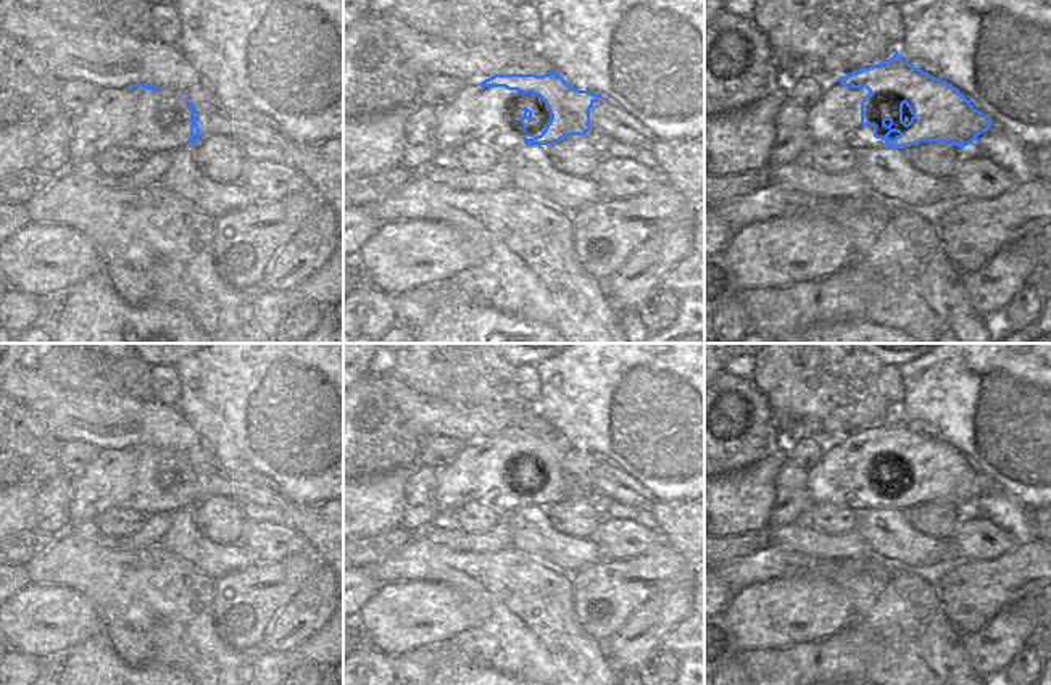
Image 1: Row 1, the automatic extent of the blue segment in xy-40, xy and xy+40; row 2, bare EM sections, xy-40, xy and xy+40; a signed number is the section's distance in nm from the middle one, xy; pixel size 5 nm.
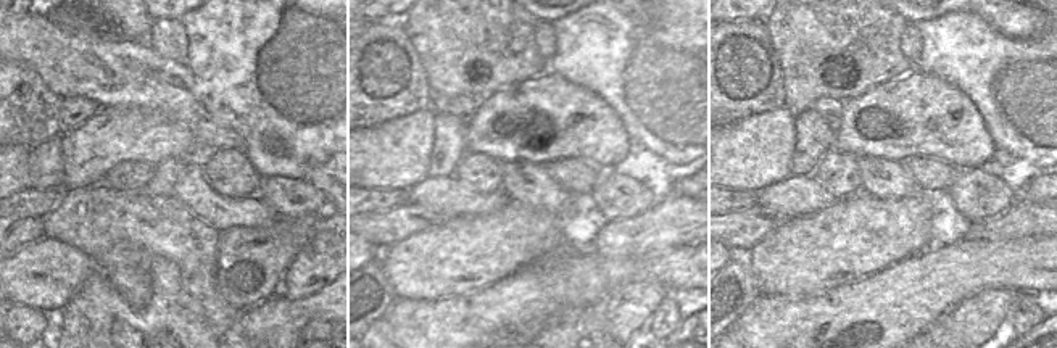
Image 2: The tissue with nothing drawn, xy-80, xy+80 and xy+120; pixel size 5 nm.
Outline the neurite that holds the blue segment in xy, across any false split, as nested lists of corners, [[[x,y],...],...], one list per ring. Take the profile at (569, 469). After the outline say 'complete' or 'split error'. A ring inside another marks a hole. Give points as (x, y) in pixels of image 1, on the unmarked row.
[[[556,432],[537,435],[495,435],[480,445],[464,445],[443,469],[435,471],[435,504],[443,521],[466,503],[479,503],[501,516],[524,506],[553,506],[590,492],[590,469],[601,455],[572,448]]]; split error

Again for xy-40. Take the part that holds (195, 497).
[[[132,445],[100,448],[71,479],[68,529],[85,529],[108,508],[150,516],[193,509],[203,498],[190,463],[176,451]]]; split error

